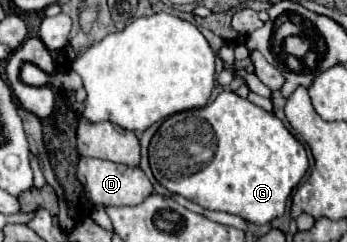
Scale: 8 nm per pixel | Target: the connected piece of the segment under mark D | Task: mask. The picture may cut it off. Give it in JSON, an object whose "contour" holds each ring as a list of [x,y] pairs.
{"contour":[[[81,157],[76,175],[81,185],[85,185],[86,197],[93,204],[101,204],[101,206],[137,206],[153,192],[153,186],[141,168],[123,166],[109,160]]]}

